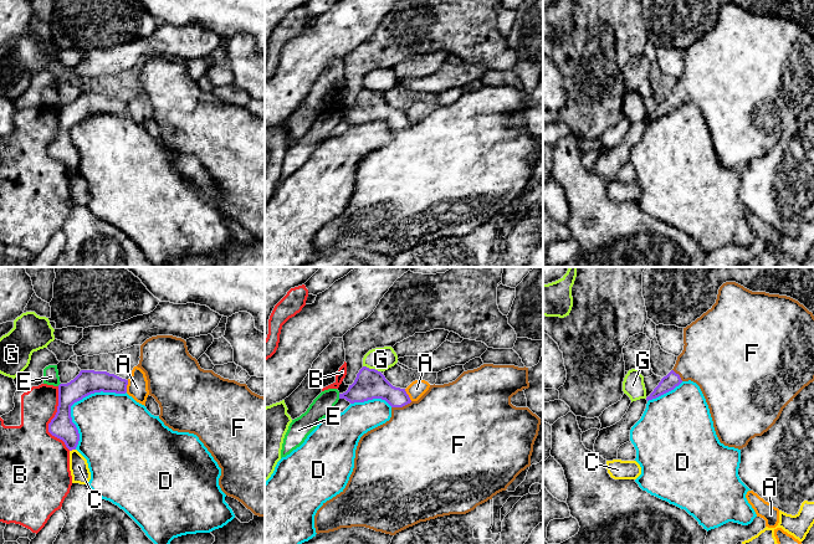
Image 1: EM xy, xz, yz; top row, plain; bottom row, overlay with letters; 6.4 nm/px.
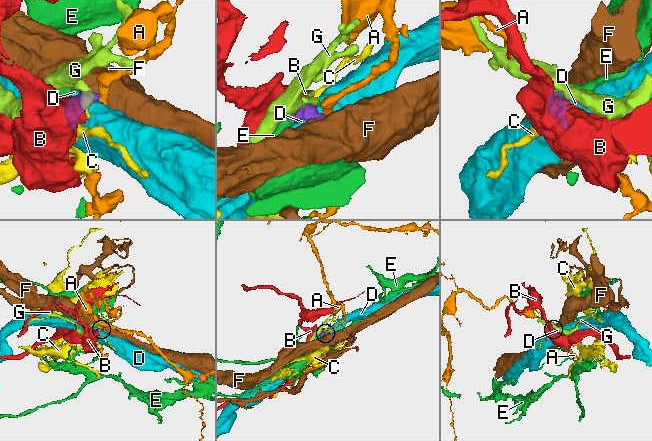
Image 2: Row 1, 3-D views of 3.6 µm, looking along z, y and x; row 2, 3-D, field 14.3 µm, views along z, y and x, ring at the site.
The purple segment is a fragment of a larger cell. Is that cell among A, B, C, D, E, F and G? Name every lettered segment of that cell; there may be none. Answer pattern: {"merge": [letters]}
{"merge": ["F"]}

